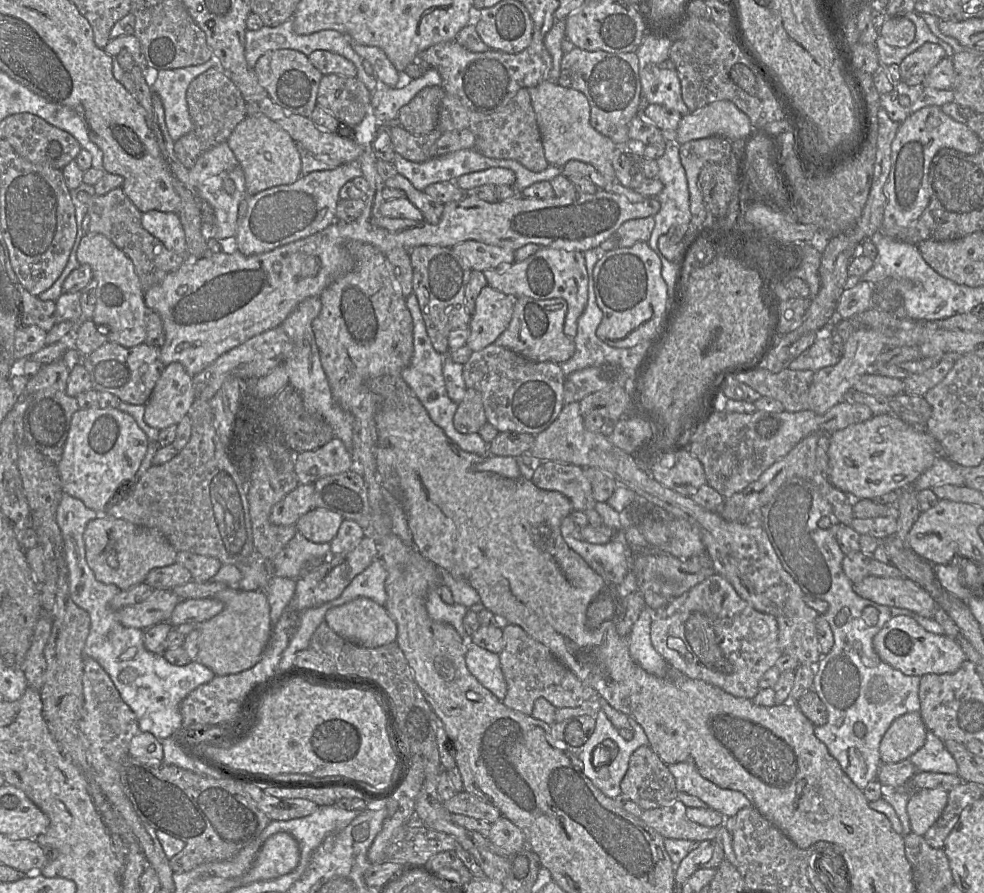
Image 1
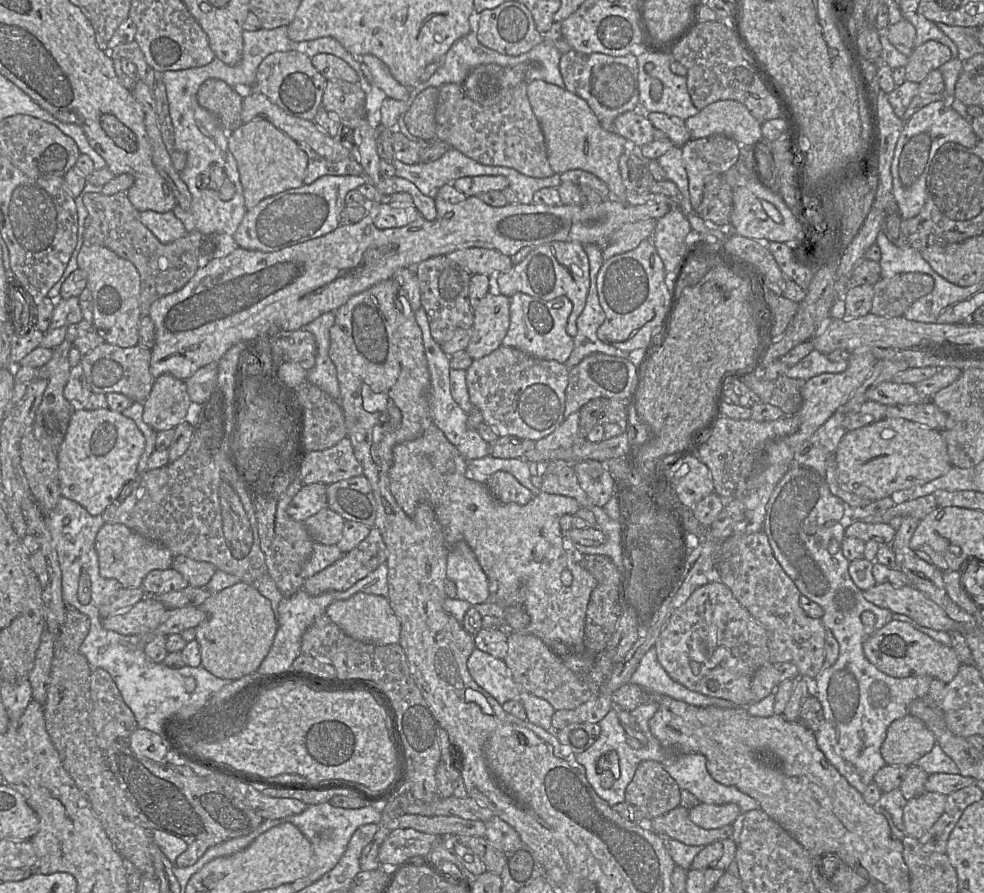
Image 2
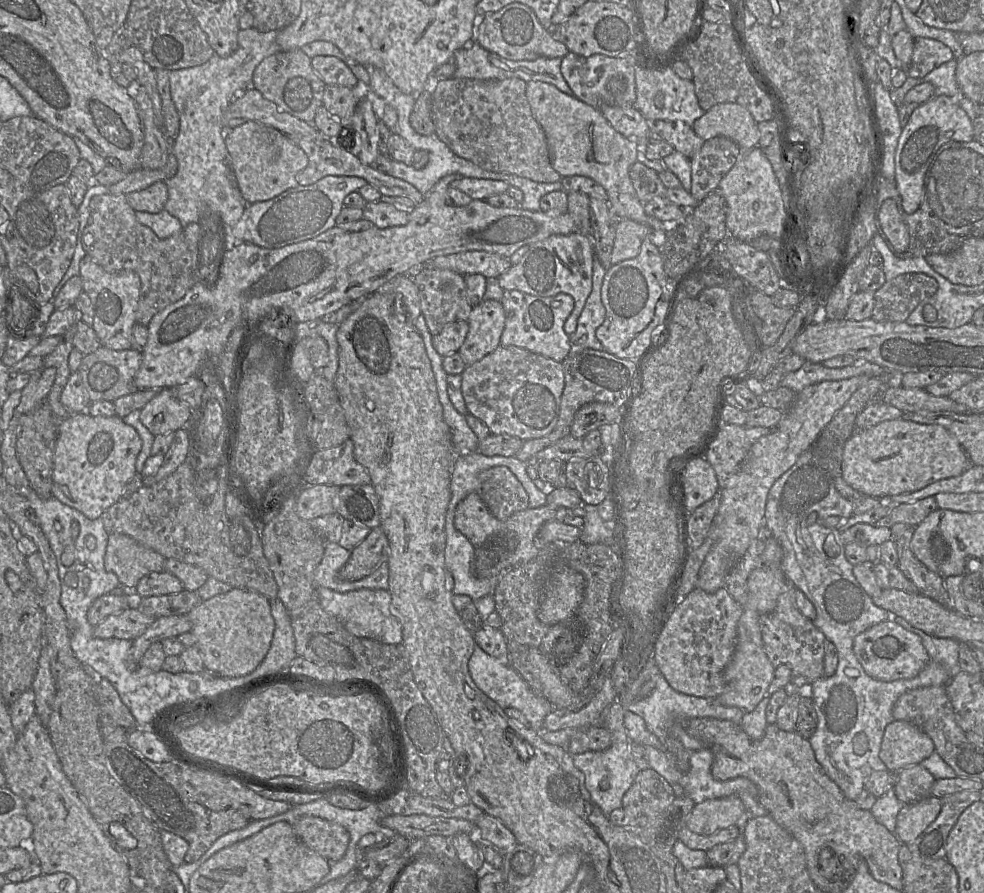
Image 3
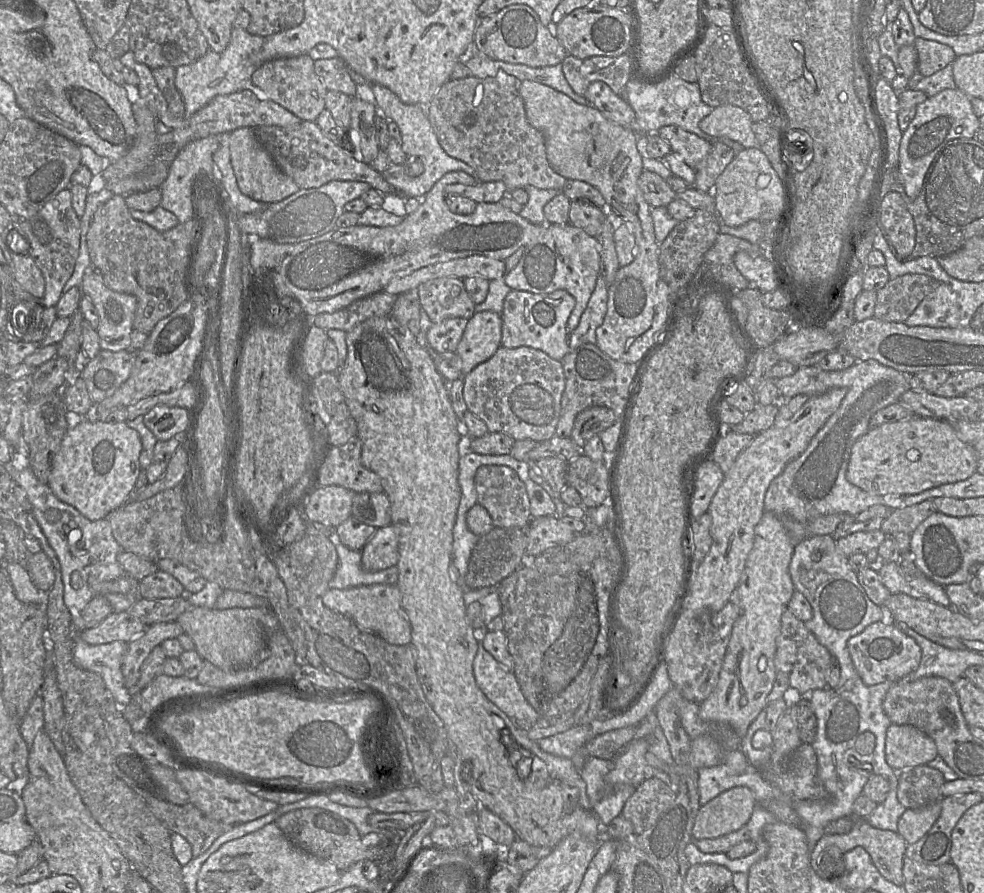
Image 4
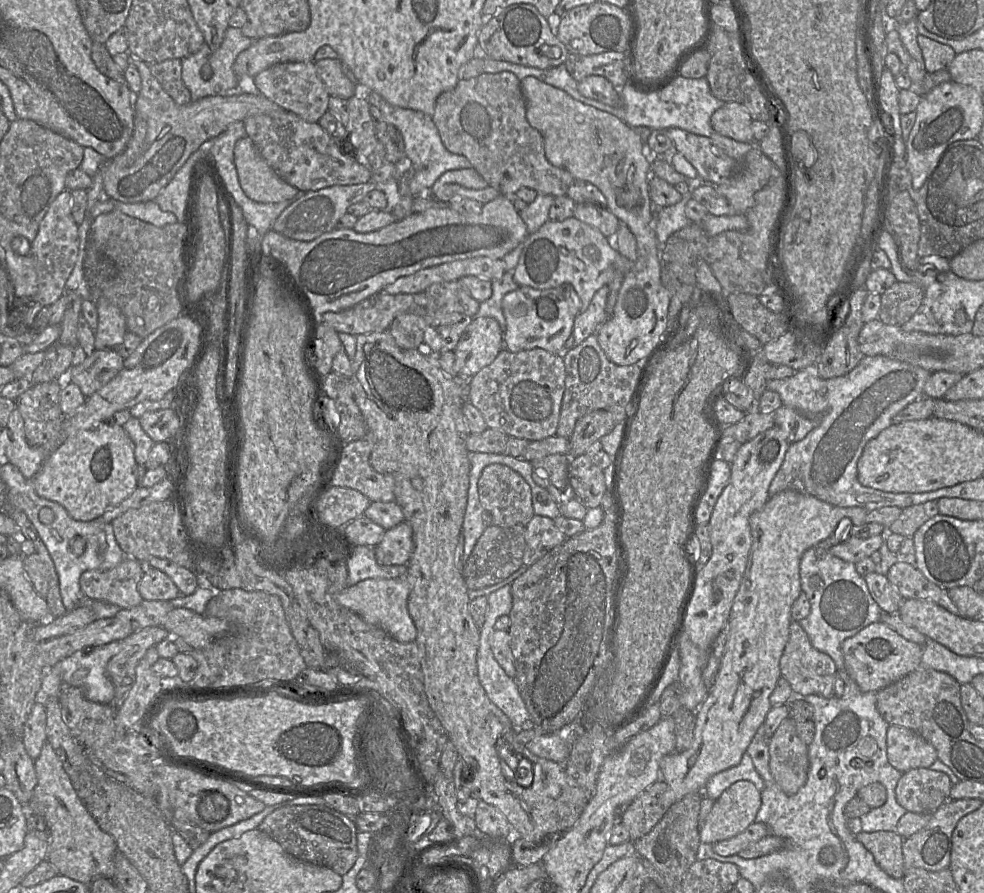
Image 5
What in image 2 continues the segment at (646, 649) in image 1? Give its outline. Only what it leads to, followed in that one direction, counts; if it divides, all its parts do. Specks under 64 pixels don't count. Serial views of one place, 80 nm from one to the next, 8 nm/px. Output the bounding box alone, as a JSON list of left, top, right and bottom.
[630,646,741,707]

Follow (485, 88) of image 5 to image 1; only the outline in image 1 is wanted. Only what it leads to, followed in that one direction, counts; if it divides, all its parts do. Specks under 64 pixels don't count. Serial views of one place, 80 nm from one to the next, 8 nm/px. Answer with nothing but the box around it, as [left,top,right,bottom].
[437,88,549,172]

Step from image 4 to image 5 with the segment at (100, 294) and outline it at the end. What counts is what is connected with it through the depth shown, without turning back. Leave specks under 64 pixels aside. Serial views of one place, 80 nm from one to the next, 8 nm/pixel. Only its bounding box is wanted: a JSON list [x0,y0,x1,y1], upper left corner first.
[95,297,126,350]

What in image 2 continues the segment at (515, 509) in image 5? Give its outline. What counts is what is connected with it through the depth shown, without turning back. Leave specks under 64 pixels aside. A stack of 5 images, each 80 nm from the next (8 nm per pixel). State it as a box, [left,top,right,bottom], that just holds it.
[486,471,533,504]

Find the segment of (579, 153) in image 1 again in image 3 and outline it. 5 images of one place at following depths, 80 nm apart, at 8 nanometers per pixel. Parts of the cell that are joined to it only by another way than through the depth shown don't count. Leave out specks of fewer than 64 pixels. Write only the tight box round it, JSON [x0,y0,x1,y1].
[526,82,646,225]

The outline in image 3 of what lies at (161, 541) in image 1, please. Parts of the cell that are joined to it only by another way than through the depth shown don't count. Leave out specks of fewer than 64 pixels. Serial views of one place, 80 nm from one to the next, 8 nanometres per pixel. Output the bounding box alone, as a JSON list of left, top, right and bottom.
[104,533,165,590]

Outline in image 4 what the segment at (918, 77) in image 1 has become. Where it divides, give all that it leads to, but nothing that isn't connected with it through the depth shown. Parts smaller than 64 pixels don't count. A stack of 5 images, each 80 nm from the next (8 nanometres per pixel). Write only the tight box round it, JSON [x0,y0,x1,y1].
[916,37,956,77]

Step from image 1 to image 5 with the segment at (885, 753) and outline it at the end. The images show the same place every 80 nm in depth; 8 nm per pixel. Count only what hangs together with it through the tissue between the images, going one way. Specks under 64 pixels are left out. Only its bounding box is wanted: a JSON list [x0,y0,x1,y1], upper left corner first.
[886,725,937,773]

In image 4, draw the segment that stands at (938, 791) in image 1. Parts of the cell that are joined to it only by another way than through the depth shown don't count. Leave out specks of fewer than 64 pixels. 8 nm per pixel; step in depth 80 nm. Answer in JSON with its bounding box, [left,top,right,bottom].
[897,801,941,844]

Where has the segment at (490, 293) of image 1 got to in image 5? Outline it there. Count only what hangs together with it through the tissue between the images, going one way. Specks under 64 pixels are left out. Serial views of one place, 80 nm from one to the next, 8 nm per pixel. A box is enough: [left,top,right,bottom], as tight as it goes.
[454,317,503,379]

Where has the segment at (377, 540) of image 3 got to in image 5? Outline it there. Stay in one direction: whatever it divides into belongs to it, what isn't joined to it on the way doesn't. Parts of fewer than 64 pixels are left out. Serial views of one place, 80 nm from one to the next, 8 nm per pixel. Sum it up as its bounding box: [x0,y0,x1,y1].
[375,521,414,566]

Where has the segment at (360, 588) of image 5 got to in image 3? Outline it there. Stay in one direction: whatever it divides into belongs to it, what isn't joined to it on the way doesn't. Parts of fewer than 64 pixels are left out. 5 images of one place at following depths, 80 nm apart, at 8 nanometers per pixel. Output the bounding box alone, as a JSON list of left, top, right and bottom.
[316,588,402,644]

